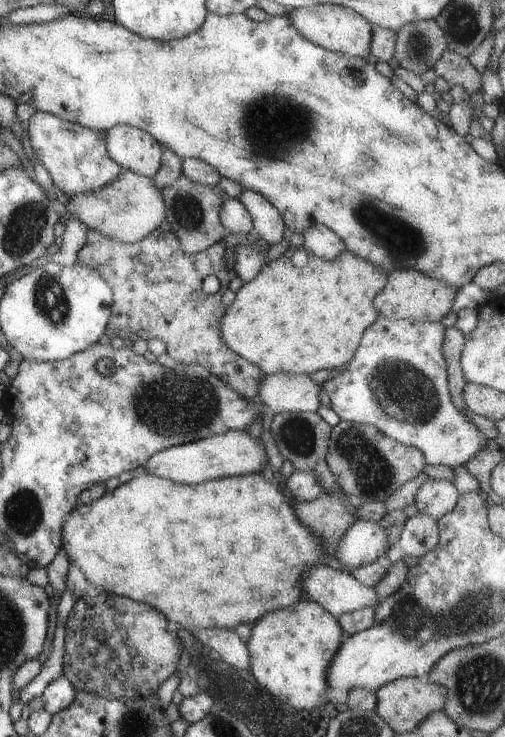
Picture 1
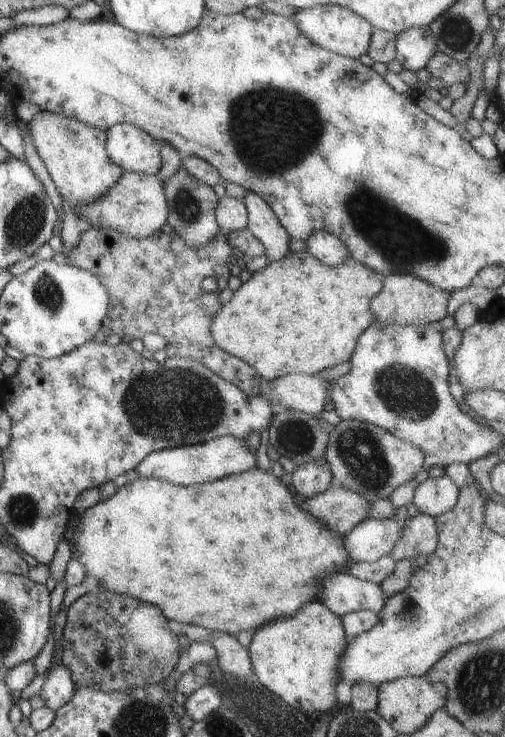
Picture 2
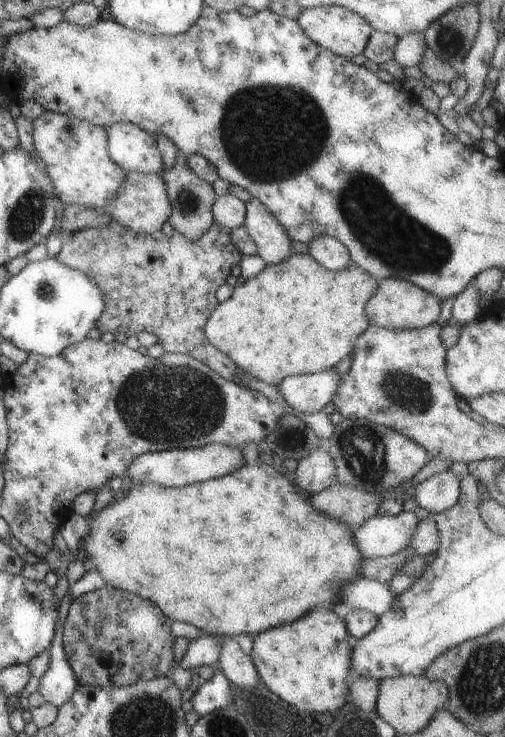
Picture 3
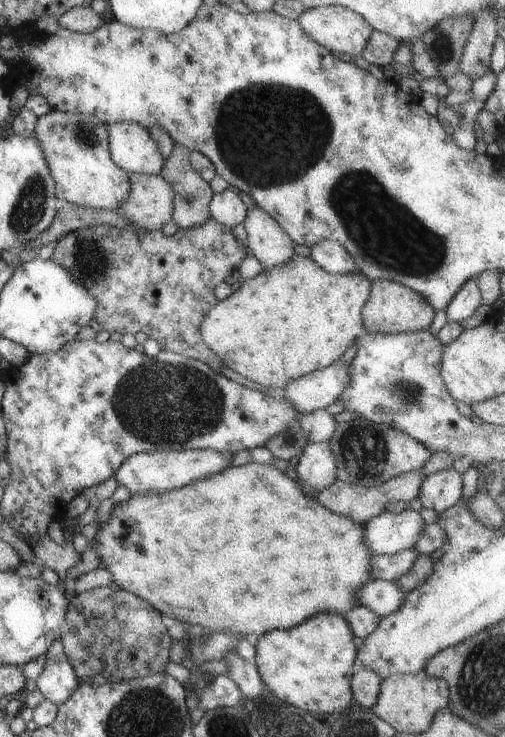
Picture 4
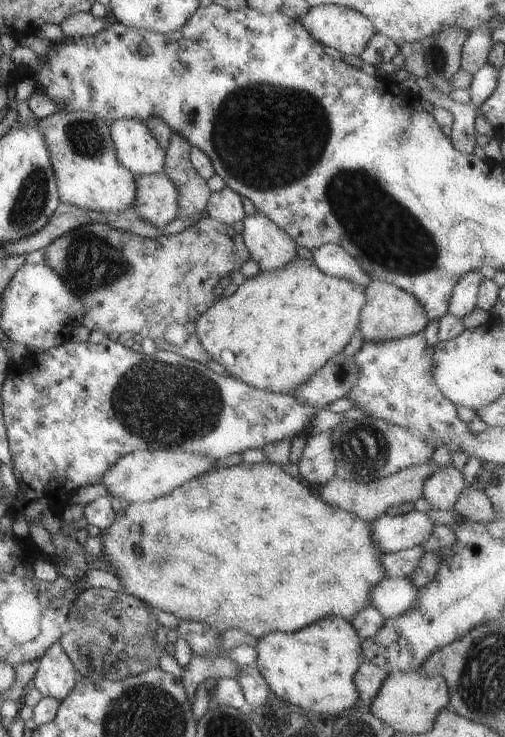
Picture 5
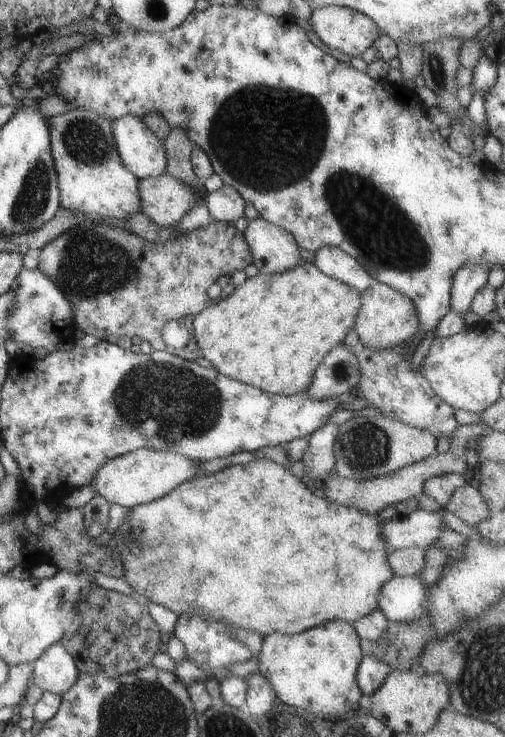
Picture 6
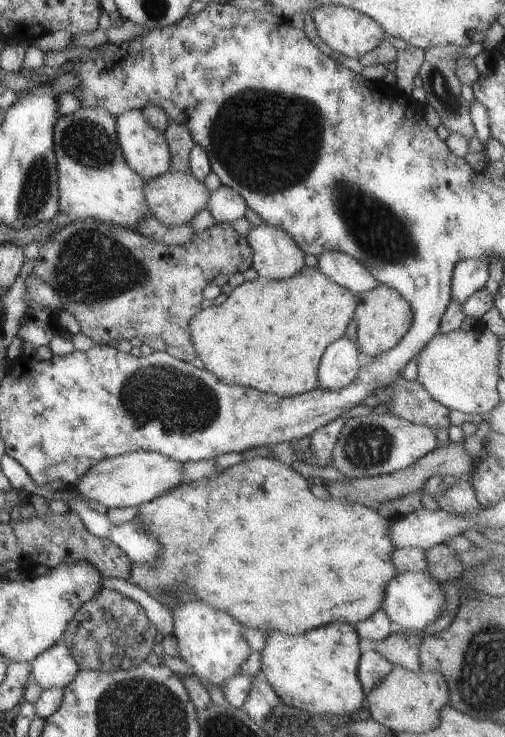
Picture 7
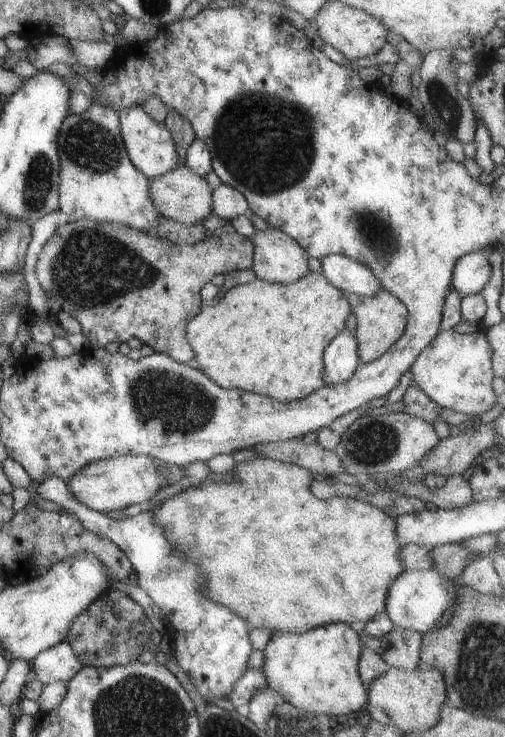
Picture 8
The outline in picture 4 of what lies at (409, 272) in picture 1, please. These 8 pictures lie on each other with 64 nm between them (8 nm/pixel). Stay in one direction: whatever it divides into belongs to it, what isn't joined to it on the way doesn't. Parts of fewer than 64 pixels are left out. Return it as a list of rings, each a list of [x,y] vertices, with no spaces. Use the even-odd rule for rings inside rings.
[[[372,280],[369,296],[360,313],[365,332],[408,333],[427,329],[435,312],[420,294],[409,287],[393,281]]]

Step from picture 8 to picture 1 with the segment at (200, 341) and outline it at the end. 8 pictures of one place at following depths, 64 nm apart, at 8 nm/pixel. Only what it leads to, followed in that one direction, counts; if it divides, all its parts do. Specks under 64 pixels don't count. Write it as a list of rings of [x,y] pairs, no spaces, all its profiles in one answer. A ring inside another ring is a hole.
[[[302,247],[286,248],[275,260],[265,263],[248,282],[242,283],[234,300],[225,308],[219,323],[221,340],[237,356],[258,366],[265,375],[308,375],[319,369],[337,369],[351,360],[362,332],[377,317],[373,297],[385,286],[386,272],[367,259],[341,251],[331,262],[321,260]]]

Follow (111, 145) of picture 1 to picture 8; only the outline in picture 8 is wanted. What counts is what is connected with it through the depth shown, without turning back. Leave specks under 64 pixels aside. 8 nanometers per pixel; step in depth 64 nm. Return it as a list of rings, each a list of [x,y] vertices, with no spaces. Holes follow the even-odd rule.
[[[129,106],[119,110],[118,120],[120,125],[123,146],[127,150],[127,155],[131,164],[143,172],[147,178],[157,178],[163,176],[180,164],[179,156],[175,152],[175,144],[171,140],[171,134],[164,126],[163,122],[155,122],[151,116],[147,116],[140,106]]]

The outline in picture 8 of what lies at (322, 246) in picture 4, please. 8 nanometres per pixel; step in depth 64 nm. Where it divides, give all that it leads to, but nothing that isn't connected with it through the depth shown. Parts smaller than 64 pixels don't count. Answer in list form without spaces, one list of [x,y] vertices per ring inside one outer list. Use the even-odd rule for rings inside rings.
[[[331,253],[319,261],[322,275],[342,292],[371,298],[382,289],[379,280],[367,266],[352,258]]]

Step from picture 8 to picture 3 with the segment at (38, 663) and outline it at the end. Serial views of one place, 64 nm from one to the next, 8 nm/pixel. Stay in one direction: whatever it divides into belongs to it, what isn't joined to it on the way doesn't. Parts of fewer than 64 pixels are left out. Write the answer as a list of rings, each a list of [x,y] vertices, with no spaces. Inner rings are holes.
[[[64,595],[57,606],[54,635],[48,648],[50,652],[49,668],[39,678],[38,693],[45,703],[55,708],[61,706],[75,692],[78,682],[74,672],[65,660],[62,645],[62,630],[68,613],[71,598]]]

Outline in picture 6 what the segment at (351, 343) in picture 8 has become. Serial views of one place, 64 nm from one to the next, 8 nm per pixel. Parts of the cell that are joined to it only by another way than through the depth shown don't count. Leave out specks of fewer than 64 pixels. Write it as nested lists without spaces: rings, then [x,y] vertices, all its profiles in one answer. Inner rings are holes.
[[[341,342],[315,367],[311,382],[303,392],[310,399],[333,399],[349,393],[359,377],[359,365],[354,353],[347,351]]]

